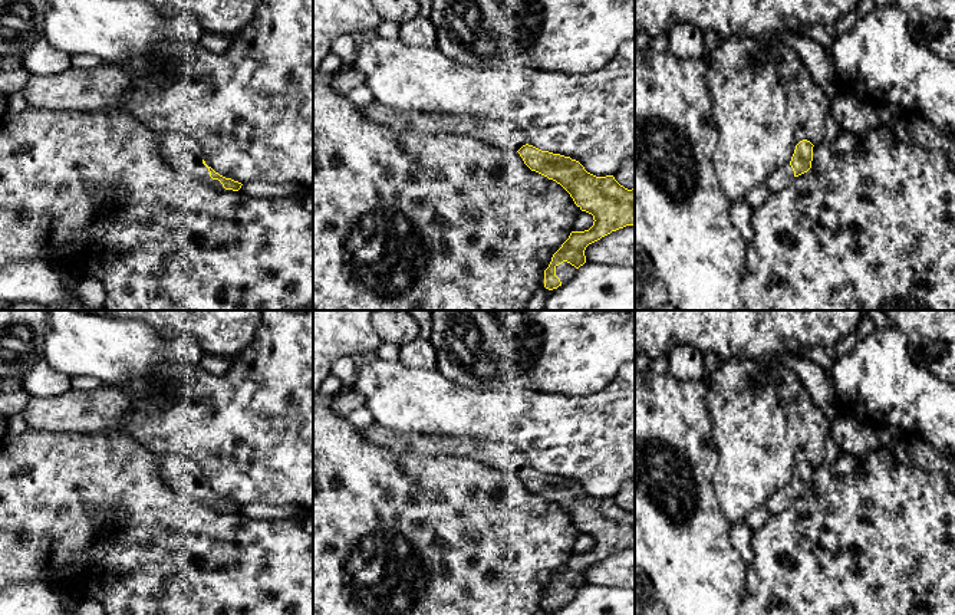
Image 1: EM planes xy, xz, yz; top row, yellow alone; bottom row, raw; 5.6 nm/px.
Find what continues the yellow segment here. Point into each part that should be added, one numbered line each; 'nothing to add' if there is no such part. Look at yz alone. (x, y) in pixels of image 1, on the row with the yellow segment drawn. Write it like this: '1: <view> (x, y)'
1: yz (780, 178)

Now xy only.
1: xy (181, 153)

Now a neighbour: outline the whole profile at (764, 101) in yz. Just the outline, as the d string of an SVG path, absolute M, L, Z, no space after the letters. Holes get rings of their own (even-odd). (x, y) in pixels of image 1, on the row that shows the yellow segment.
M771 37L719 39L707 60L705 82L718 129L714 170L730 203L744 200L775 170L790 164L800 141L817 145L843 134L831 115L830 99L807 66Z

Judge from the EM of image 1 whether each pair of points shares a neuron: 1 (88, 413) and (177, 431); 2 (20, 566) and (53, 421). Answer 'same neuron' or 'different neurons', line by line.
1: different neurons
2: different neurons

